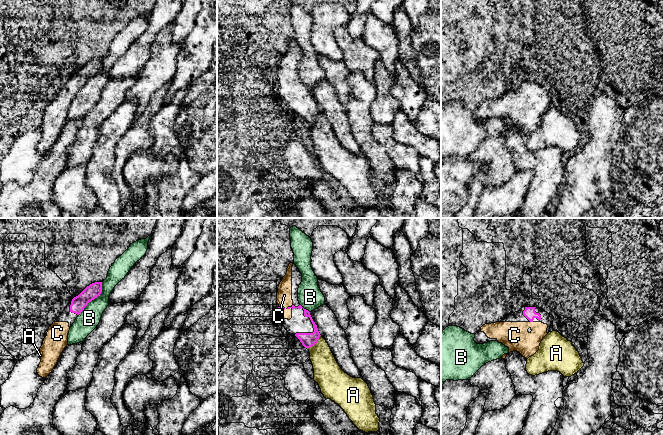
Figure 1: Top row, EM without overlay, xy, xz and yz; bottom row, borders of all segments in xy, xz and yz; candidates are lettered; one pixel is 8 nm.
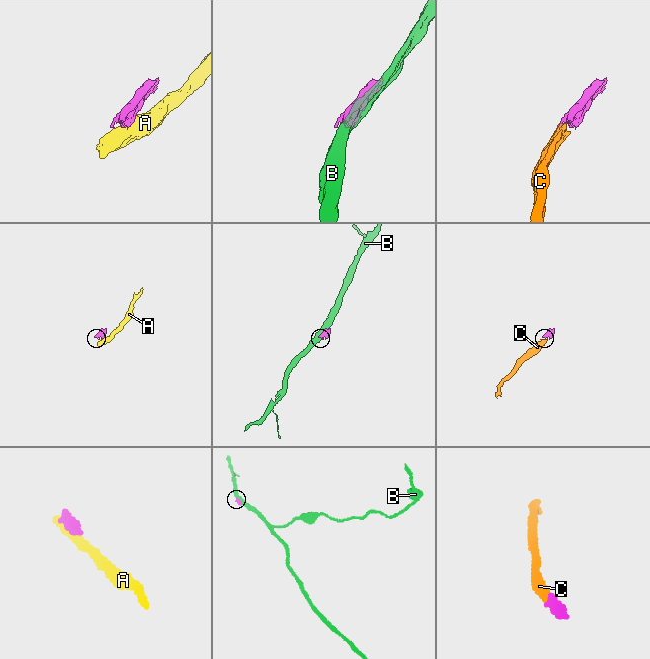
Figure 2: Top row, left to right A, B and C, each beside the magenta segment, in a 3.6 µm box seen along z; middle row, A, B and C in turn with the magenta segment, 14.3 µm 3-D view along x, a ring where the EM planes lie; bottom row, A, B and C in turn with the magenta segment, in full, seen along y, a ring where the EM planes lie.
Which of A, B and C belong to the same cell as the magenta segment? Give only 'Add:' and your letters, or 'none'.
Add: C

